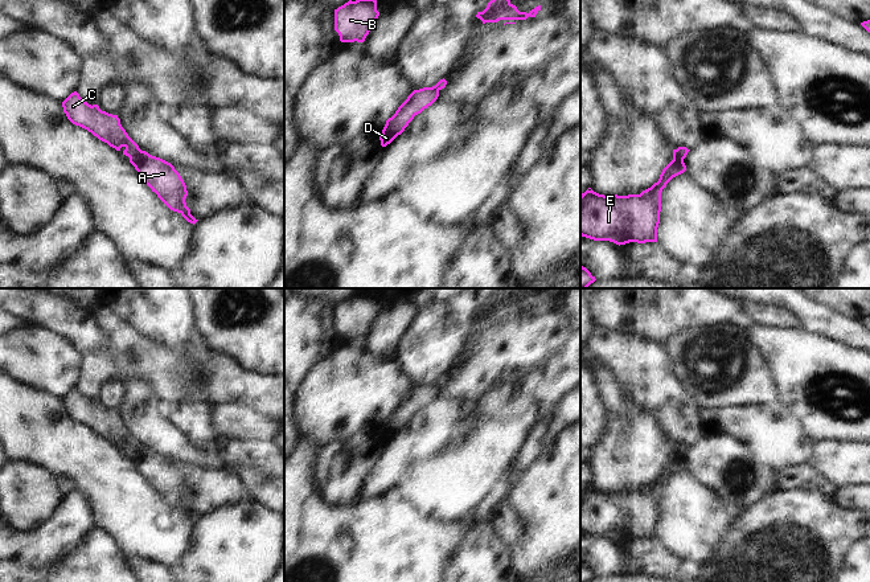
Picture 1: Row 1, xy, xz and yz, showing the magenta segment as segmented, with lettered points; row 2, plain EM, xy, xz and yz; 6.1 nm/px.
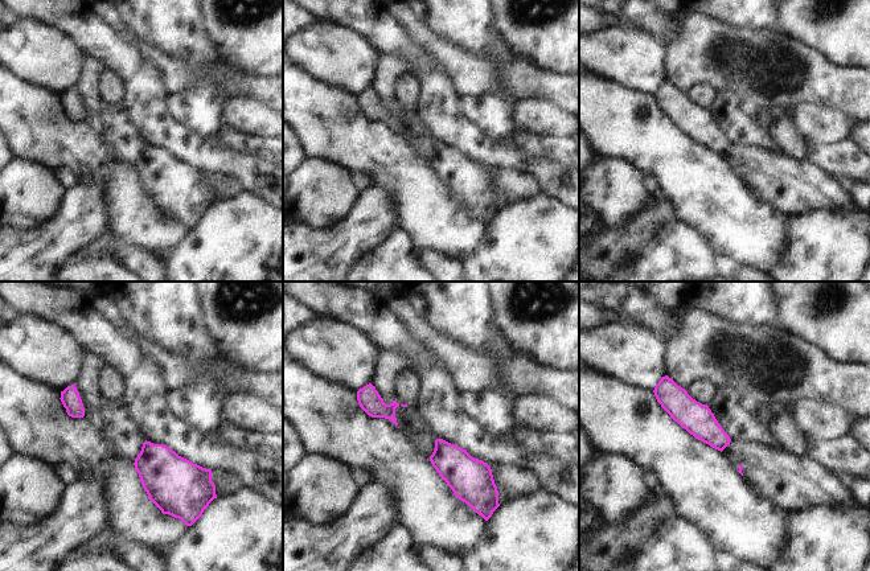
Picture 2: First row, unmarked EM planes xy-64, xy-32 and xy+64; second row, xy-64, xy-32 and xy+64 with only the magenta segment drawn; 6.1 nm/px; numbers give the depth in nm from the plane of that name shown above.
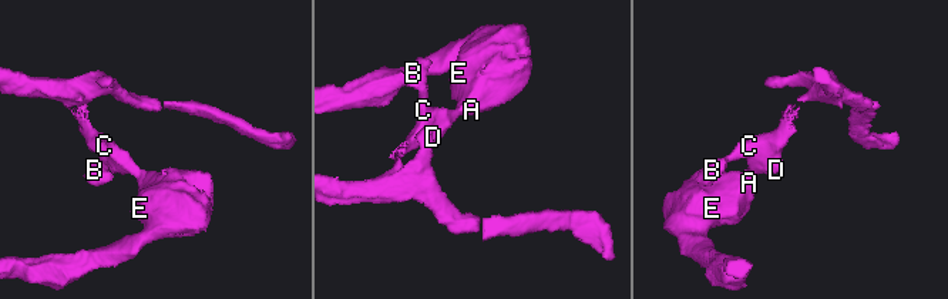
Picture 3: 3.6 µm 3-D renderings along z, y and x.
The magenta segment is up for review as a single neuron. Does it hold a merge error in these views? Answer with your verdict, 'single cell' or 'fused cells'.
fused cells

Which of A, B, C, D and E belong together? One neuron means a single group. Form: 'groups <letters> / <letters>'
groups A E / B C D

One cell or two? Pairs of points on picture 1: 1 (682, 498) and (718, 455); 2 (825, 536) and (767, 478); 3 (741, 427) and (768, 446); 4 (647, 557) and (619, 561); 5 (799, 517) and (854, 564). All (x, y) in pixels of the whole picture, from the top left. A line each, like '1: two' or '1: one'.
1: two
2: two
3: one
4: two
5: two

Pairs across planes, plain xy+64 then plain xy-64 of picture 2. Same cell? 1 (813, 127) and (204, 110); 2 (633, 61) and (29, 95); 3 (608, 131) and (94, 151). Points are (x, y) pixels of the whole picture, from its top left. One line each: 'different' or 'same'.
1: different
2: different
3: same

